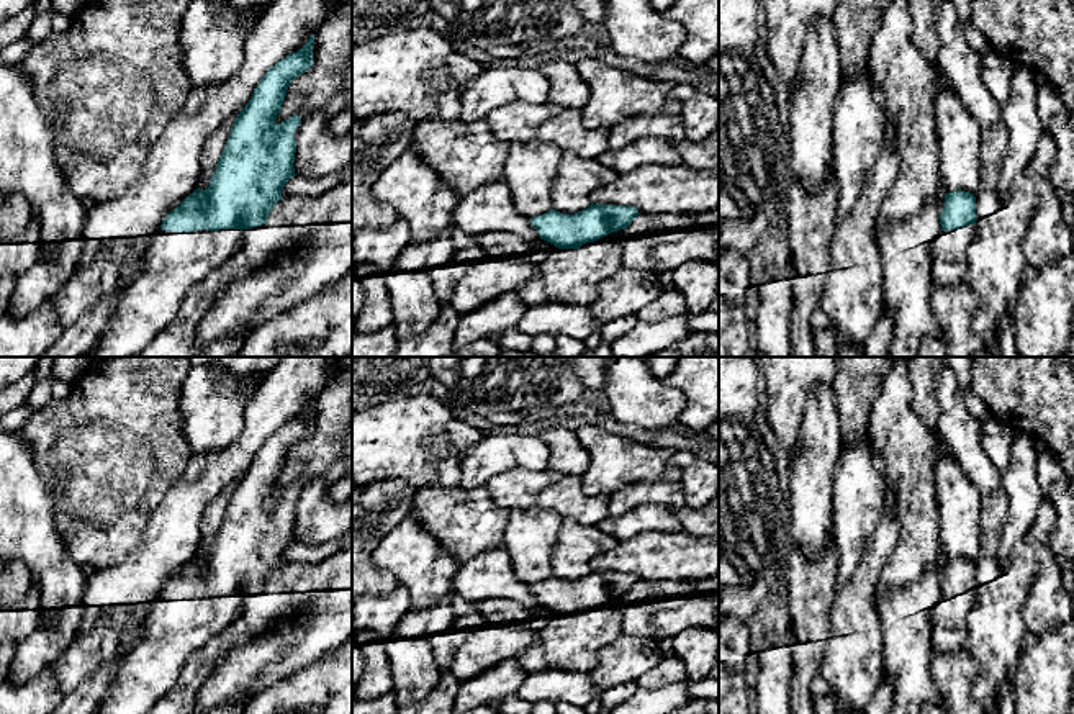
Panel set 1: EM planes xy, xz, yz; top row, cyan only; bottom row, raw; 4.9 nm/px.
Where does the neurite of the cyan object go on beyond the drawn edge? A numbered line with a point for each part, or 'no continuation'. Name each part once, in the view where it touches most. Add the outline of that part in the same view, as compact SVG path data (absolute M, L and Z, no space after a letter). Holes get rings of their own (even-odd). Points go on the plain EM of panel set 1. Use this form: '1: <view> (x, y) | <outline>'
1: xy (172, 629) | M241 596L151 601L141 609L141 640L118 660L116 676L93 714L147 714L177 685L188 657L241 614Z

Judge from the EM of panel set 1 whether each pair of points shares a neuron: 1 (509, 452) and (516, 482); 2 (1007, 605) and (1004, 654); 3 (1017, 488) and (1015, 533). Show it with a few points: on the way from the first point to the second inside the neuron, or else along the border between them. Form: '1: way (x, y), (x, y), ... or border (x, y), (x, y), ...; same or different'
1: border (547, 467), (511, 467), (491, 477), (483, 487); different
2: way (1004, 616), (1004, 642); same
3: way (1017, 500), (1017, 521); same

